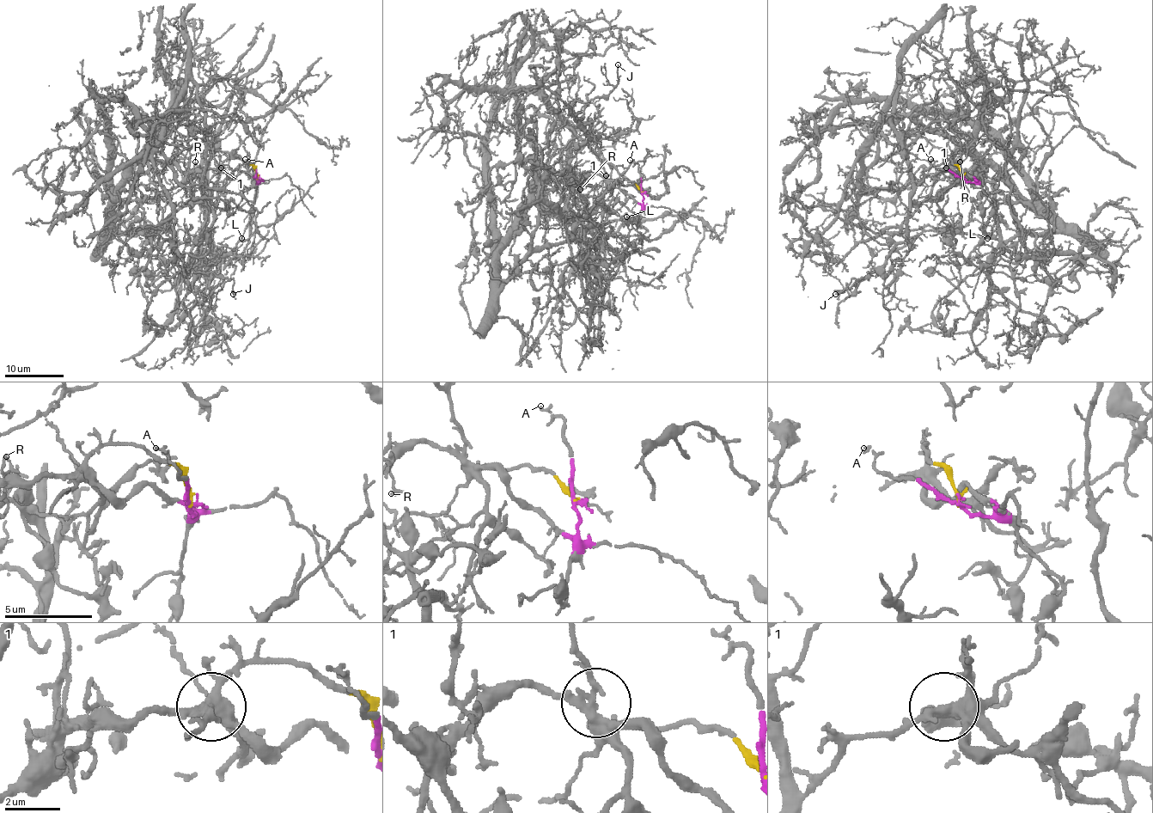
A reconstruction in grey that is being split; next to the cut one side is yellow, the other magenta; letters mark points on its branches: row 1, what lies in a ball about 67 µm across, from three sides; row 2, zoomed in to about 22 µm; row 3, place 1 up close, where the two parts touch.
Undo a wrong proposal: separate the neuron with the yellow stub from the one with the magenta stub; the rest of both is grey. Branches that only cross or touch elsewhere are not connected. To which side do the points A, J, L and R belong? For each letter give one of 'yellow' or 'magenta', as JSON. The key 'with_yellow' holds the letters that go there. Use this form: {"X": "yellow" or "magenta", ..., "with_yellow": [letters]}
{"A": "magenta", "J": "yellow", "L": "magenta", "R": "magenta", "with_yellow": ["J"]}

